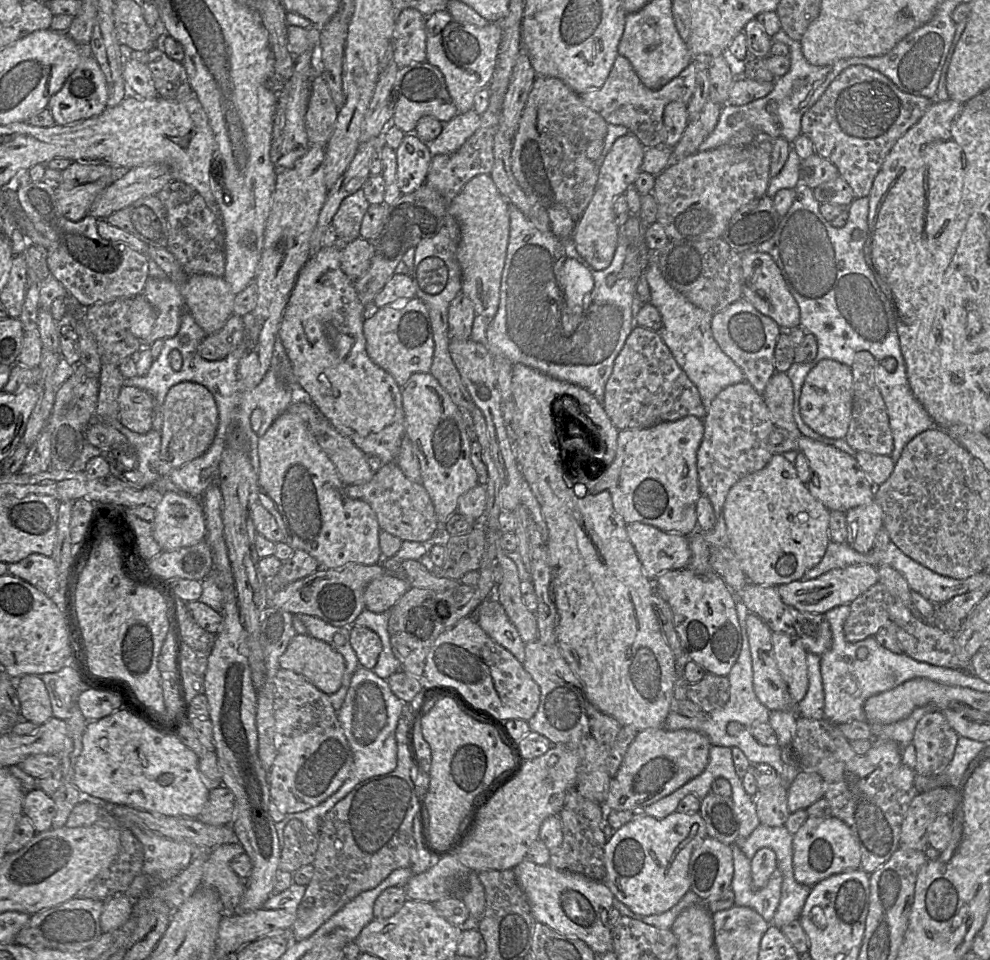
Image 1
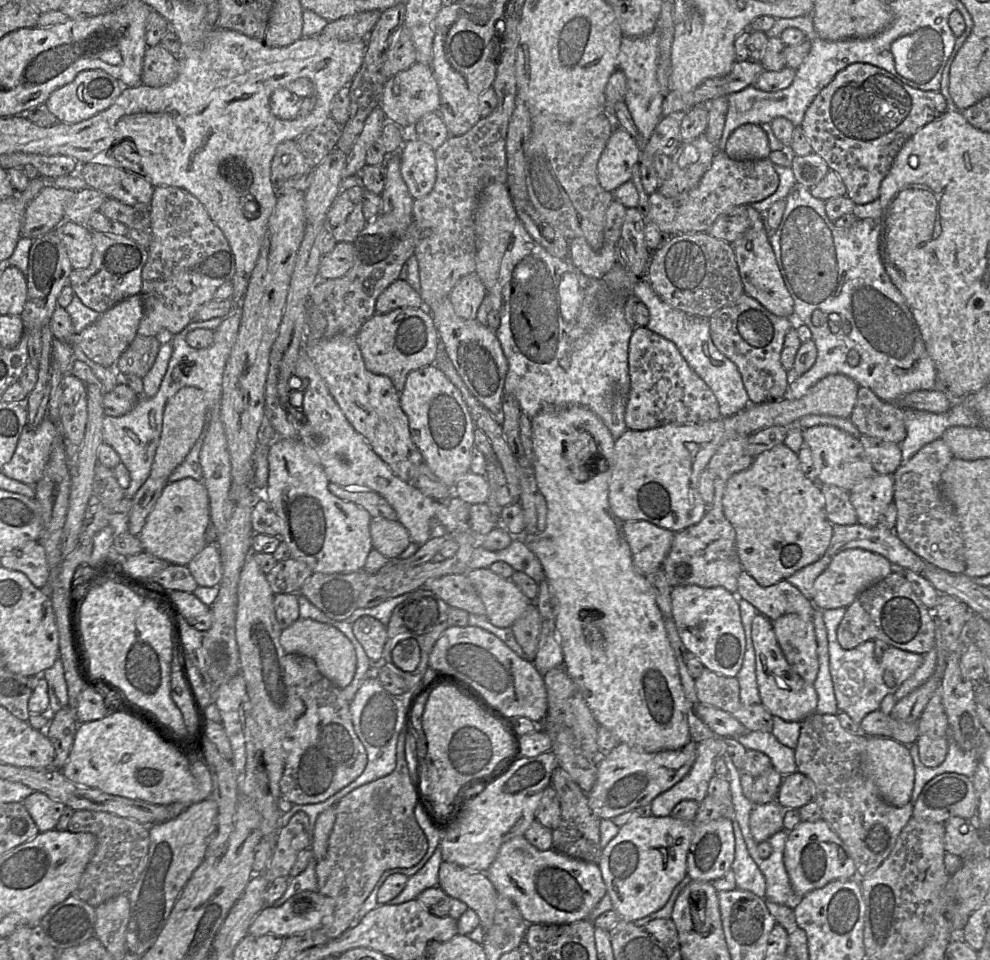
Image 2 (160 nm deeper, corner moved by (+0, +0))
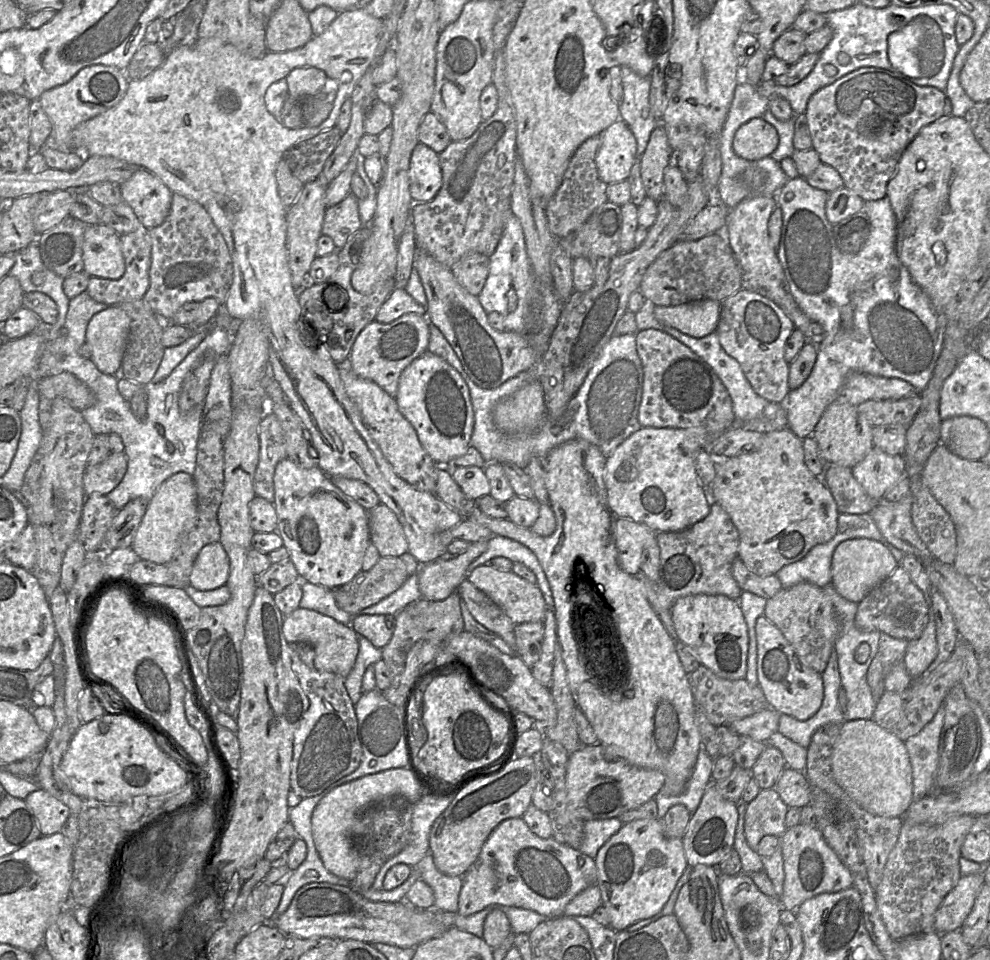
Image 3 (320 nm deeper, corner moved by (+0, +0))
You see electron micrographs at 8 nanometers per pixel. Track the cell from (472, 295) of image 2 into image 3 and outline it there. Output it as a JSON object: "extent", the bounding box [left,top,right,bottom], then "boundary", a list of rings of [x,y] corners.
{"extent":[451,253,489,296],"boundary":[[[469,253],[451,268],[457,282],[471,295],[478,296],[489,273],[489,257]]]}

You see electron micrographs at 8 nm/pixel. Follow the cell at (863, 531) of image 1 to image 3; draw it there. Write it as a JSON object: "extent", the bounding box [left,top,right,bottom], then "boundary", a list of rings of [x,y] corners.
{"extent":[852,448,906,501],"boundary":[[[873,448],[852,468],[852,474],[868,496],[880,501],[885,493],[906,475],[902,455],[889,455]]]}

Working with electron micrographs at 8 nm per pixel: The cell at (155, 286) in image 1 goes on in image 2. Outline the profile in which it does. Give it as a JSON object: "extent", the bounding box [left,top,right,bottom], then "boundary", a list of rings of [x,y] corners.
{"extent":[137,187,236,336],"boundary":[[[154,187],[150,219],[152,240],[148,248],[148,260],[141,275],[140,296],[143,302],[143,315],[137,334],[156,336],[161,330],[166,329],[175,335],[194,320],[199,308],[213,299],[218,287],[233,281],[236,273],[235,258],[223,232],[213,223],[201,202],[182,188]]]}

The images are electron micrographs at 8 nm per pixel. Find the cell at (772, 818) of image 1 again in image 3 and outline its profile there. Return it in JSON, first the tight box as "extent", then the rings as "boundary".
{"extent":[751,744,785,790],"boundary":[[[766,744],[751,772],[761,790],[772,789],[785,767],[781,751]]]}

